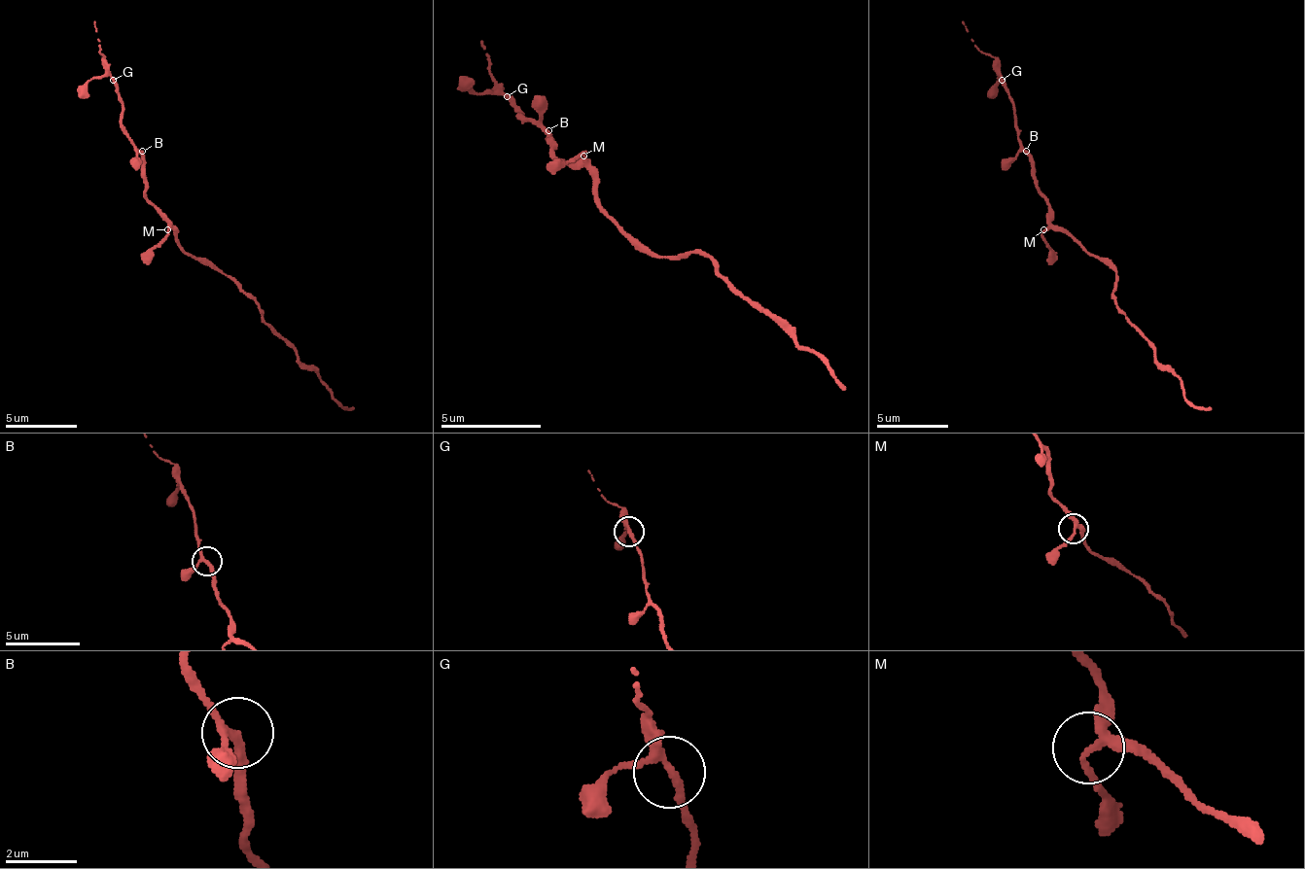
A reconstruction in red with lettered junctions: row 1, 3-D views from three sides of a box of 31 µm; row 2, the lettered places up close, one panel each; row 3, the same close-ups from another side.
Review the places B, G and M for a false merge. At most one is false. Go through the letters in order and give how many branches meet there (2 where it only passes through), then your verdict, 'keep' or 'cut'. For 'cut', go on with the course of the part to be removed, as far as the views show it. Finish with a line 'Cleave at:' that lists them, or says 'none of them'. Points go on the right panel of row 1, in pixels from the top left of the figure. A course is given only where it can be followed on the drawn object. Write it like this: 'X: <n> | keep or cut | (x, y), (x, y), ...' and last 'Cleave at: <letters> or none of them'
B: 3 | keep
G: 3 | keep
M: 3 | keep
Cleave at: none of them

